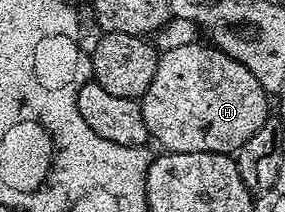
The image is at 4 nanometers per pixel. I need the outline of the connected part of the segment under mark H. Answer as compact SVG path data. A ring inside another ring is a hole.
M196 42L189 46L177 46L177 50L169 50L168 52L162 53L157 62L157 74L153 74L153 82L149 82L149 90L145 90L145 94L141 98L143 113L145 114L145 126L147 127L148 133L150 133L153 140L156 140L157 143L164 144L164 149L167 152L234 153L265 123L269 115L269 109L267 109L269 93L261 86L261 82L257 82L257 78L253 78L253 74L249 74L249 70L245 70L245 66L241 66L241 62L229 58L229 54L225 54L220 48L208 46L206 43L204 44L203 42Z

